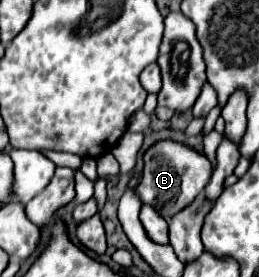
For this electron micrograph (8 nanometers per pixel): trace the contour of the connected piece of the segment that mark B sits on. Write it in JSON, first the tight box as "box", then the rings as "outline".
{"box":[136,142,212,220],"outline":[[[158,142],[144,154],[144,170],[142,180],[136,186],[136,194],[144,204],[150,204],[160,212],[164,220],[172,218],[172,214],[180,212],[196,194],[204,190],[212,174],[210,160],[204,154],[198,154],[196,150],[188,148],[186,144],[178,142]]]}

